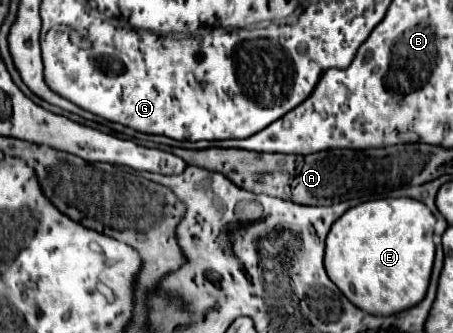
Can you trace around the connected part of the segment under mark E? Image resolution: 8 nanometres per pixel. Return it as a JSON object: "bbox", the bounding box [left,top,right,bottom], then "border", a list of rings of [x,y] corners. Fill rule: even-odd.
{"bbox":[324,198,436,316],"border":[[[382,198],[350,208],[326,238],[324,268],[340,292],[360,310],[390,316],[424,300],[434,264],[436,218],[418,200]]]}

